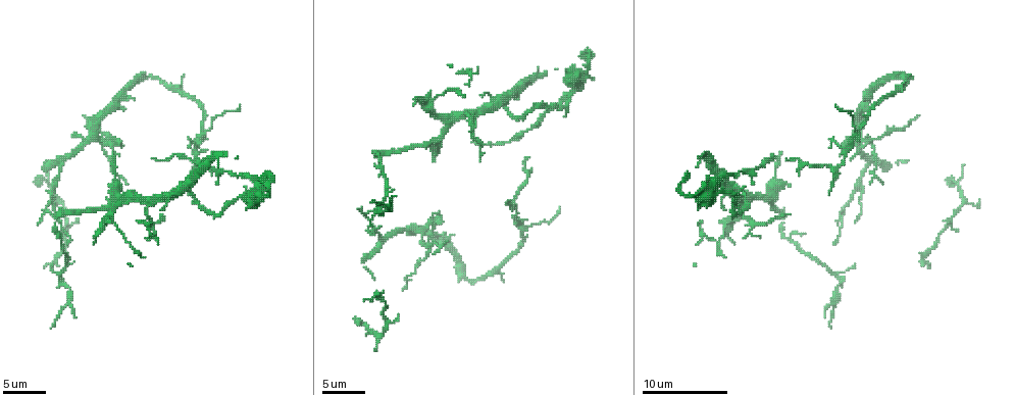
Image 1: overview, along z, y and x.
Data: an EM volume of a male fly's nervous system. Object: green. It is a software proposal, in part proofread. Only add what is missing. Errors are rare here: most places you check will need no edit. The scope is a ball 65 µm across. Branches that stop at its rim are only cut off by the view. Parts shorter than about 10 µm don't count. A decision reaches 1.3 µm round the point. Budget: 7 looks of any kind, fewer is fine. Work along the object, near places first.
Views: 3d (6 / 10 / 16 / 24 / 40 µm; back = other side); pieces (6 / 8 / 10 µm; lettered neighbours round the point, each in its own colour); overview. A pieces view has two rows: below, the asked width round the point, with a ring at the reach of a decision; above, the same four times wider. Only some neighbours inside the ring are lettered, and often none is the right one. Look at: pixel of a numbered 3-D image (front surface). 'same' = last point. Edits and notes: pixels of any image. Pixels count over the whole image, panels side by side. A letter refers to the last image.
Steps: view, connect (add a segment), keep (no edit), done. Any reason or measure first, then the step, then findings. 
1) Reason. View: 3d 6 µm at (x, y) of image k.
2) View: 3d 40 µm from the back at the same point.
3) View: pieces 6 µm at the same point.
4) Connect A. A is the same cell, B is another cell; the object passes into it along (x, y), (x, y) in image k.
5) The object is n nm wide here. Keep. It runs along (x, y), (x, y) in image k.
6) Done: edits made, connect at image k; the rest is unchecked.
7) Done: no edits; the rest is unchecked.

An open end. View: pieces 6 µm at (364, 302) of image 1.

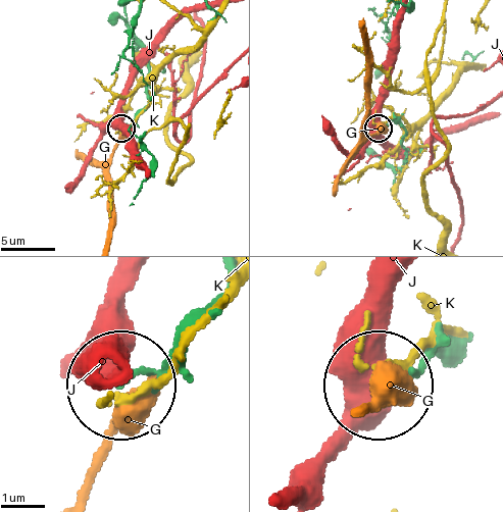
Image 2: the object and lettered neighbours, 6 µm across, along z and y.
Keep. G, J and K are other cells; no lettered segment goes on from it.

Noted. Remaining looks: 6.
Branch stops here. View: pieces 8 µm at (78, 219) of image 1.

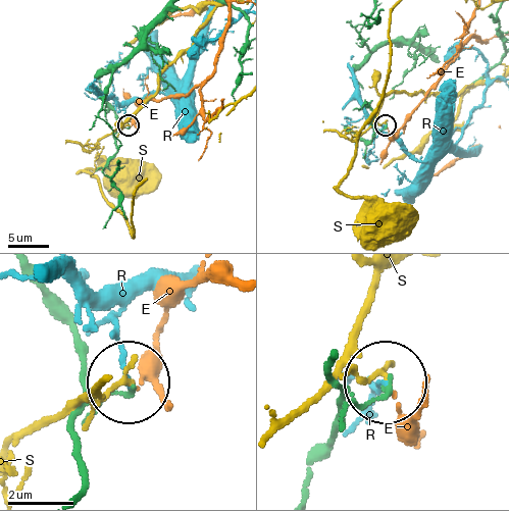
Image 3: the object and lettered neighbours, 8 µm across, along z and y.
Keep. E, R and S are other cells; no lettered segment goes on from it.

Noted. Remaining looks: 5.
Thin end. View: pieces 6 µm at (479, 160) of image 1.

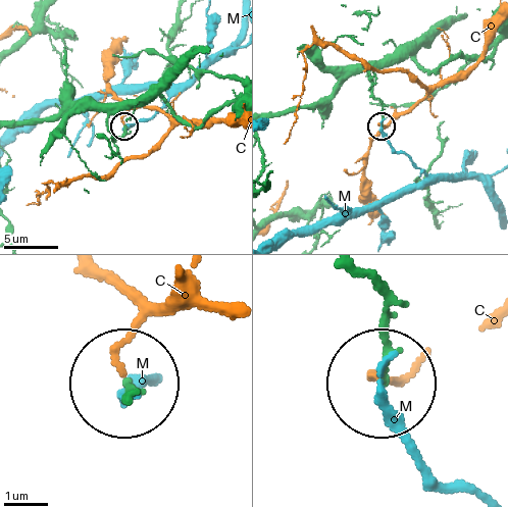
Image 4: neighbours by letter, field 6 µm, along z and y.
Keep. C and M are other cells; it runs along (360, 279), (383, 312), (383, 374) in image 4; no lettered segment goes on from it.

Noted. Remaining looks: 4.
Branch stops here. View: pieces 6 µm at (829, 192) of image 1.

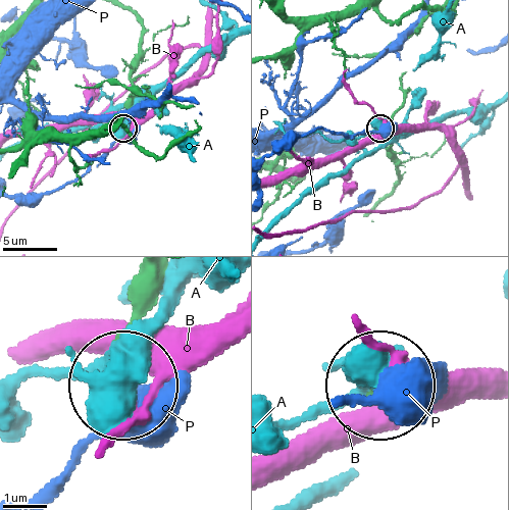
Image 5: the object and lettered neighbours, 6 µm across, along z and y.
Keep. A, B and P are other cells; no lettered segment goes on from it.

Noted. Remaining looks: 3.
Done: no edits; the rest is unchecked.

